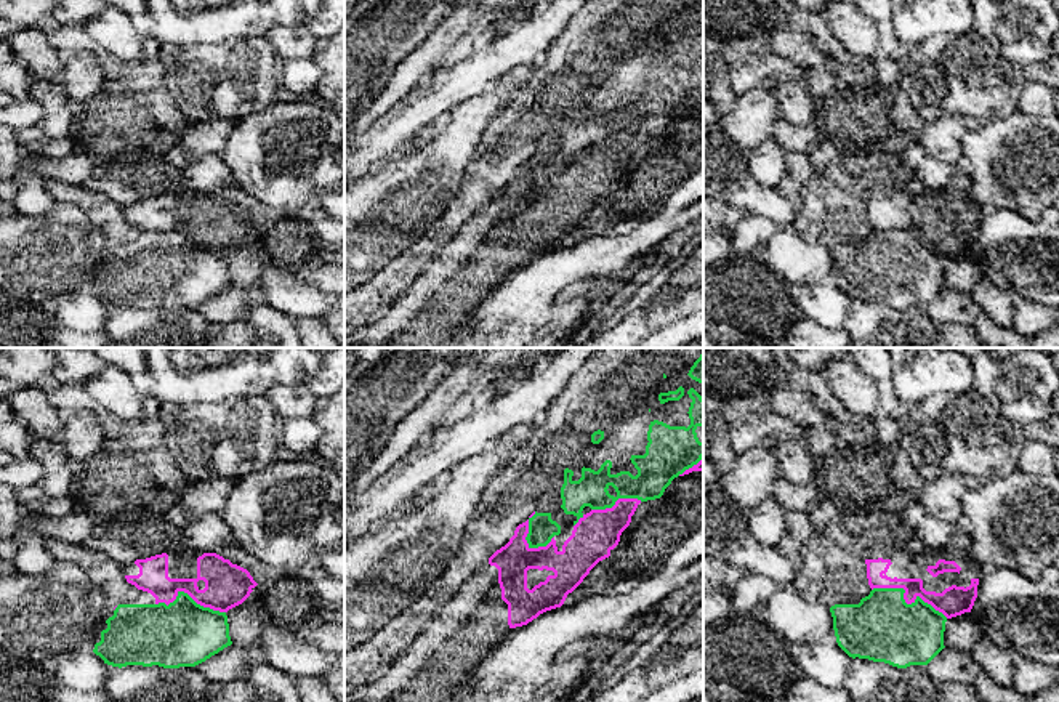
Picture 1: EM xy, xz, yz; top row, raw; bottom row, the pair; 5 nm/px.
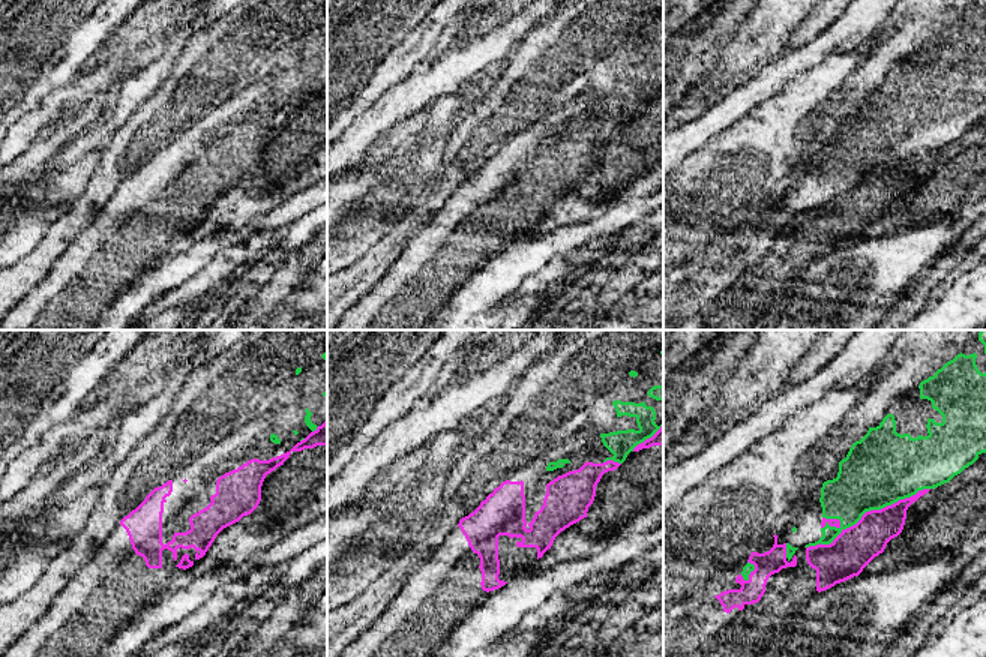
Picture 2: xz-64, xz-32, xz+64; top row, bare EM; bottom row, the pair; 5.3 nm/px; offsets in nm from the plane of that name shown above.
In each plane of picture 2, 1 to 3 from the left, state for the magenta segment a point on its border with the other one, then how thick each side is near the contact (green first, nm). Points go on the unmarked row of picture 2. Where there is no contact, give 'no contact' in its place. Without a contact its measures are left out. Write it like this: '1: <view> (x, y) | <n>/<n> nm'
1: xz-64 (315, 93) | 40/120 nm
2: xz-32 (613, 123) | 140/200 nm
3: xz+64 (868, 174) | 380/220 nm

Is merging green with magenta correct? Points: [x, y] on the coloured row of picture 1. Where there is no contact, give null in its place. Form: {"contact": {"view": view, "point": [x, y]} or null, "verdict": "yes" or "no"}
{"contact": {"view": "yz", "point": [904, 601]}, "verdict": "no"}

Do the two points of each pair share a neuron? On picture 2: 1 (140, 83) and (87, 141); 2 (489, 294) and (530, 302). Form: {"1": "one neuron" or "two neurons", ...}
{"1": "one neuron", "2": "one neuron"}

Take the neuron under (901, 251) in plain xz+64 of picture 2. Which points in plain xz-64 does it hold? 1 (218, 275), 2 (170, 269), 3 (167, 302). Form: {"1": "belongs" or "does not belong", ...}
{"1": "does not belong", "2": "belongs", "3": "does not belong"}

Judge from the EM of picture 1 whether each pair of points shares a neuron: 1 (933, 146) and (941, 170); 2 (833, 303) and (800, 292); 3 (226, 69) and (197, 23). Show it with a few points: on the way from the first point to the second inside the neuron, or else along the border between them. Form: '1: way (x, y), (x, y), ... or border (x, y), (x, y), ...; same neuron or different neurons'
1: border (926, 153), (950, 165); different neurons
2: way (825, 303), (814, 303), (808, 298); same neuron
3: border (255, 36), (225, 40), (218, 45); different neurons

